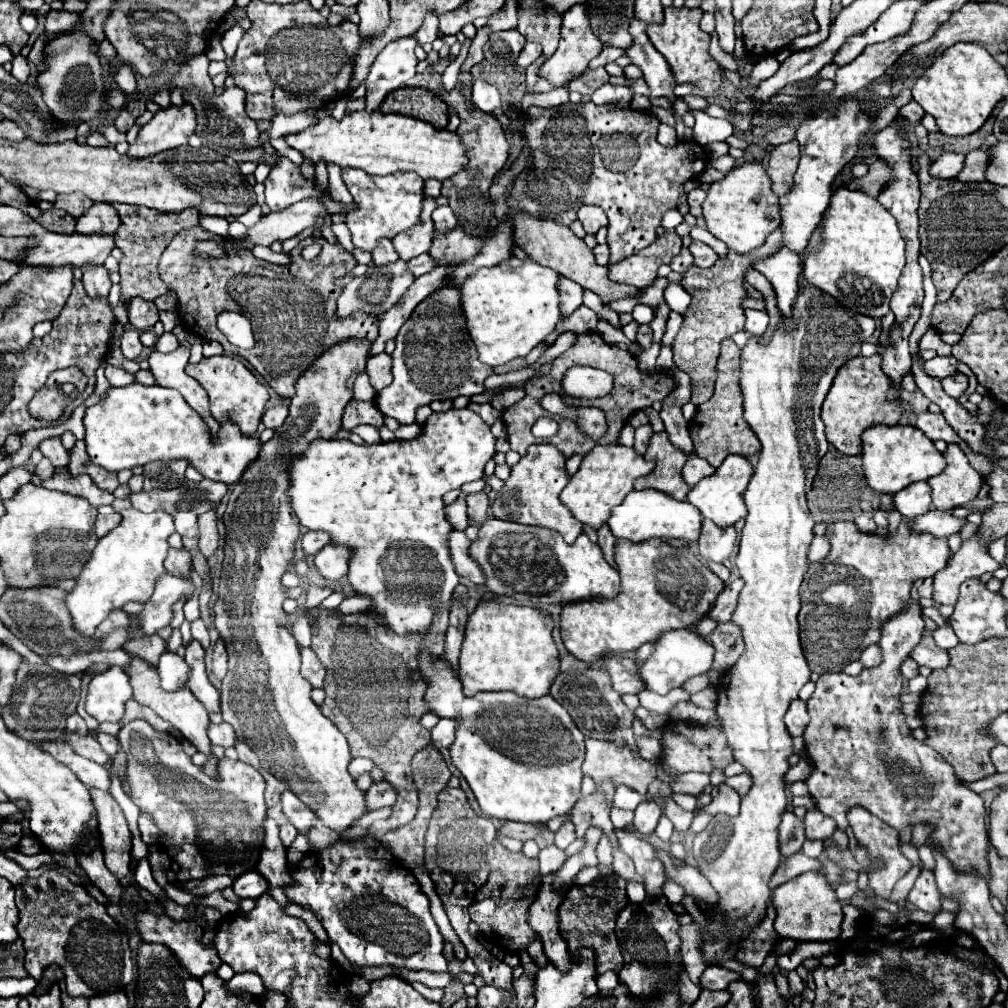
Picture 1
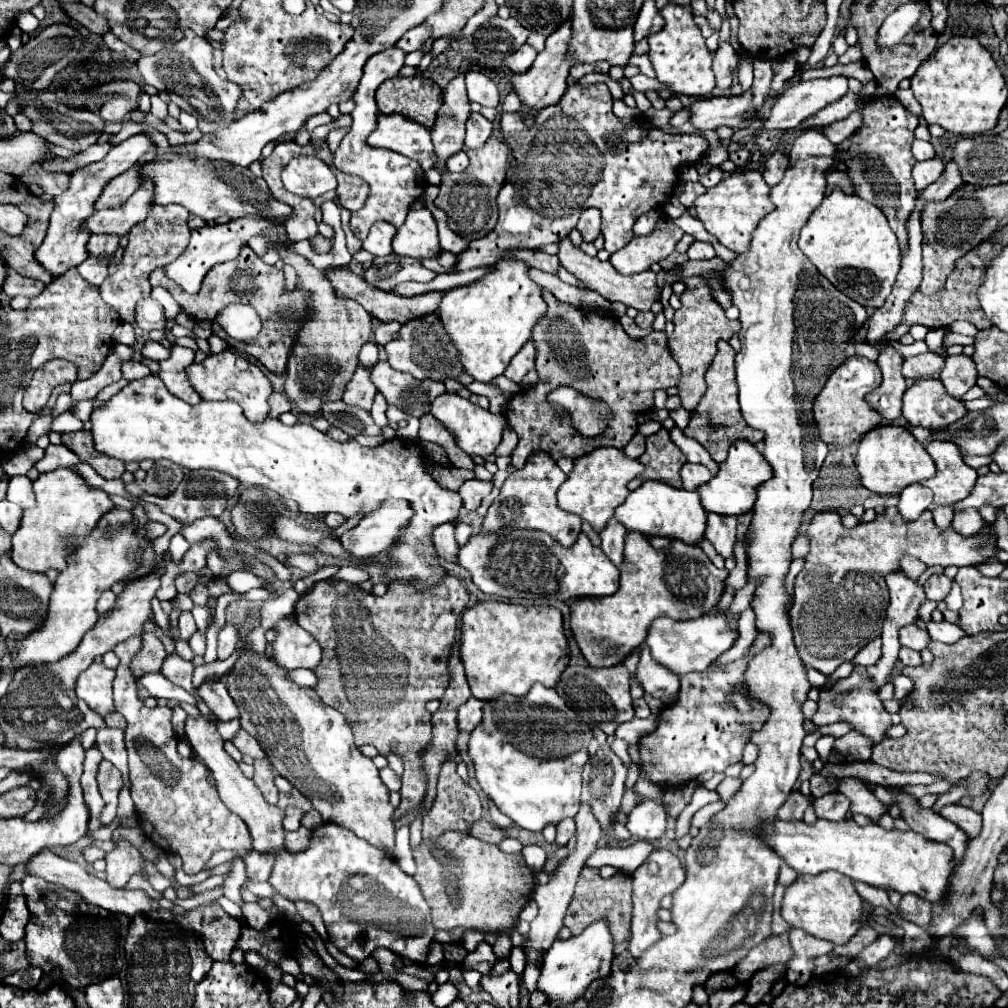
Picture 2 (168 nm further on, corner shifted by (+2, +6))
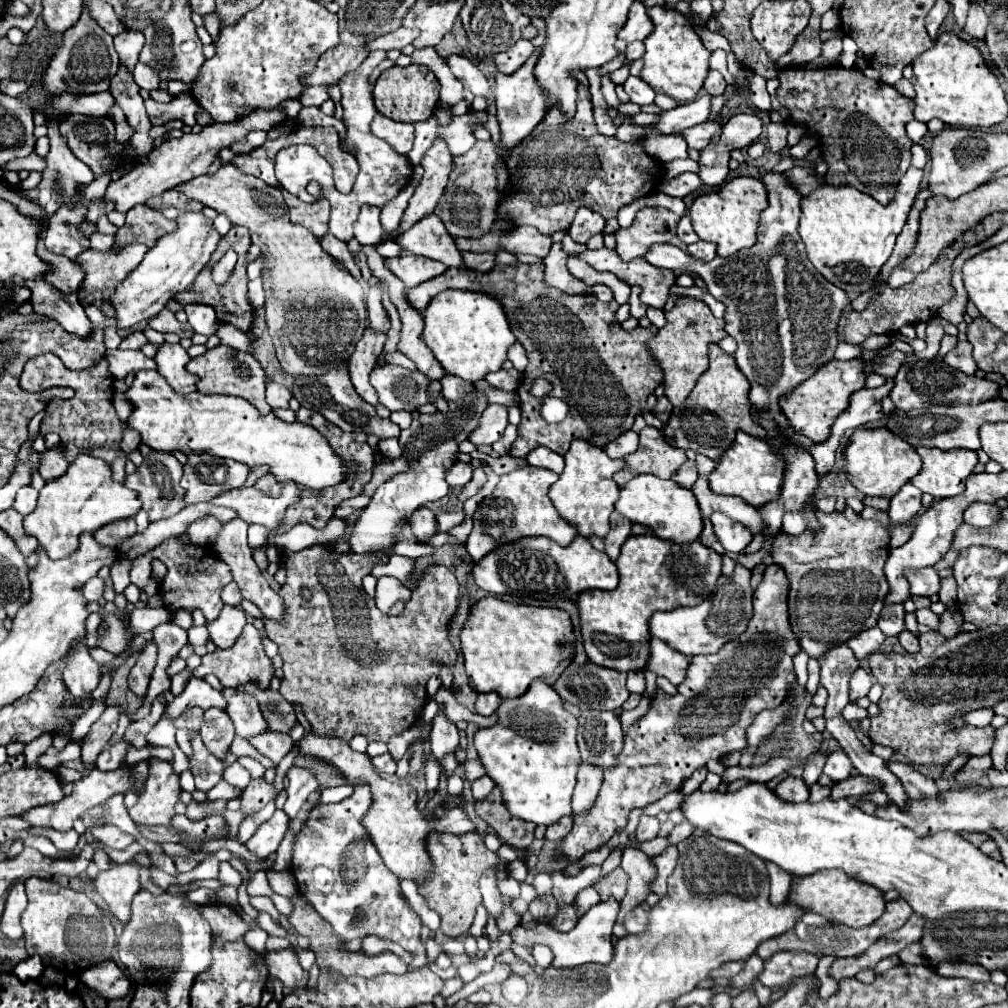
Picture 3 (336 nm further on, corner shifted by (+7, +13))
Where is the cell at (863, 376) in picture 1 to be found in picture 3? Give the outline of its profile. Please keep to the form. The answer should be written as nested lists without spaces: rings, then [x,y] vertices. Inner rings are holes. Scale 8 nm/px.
[[[861,359],[829,361],[823,367],[819,367],[813,377],[809,377],[793,391],[783,395],[779,407],[795,431],[809,437],[813,443],[823,443],[829,437],[831,425],[837,419],[837,415],[849,405],[851,393],[863,389],[863,385],[865,385],[865,373]]]

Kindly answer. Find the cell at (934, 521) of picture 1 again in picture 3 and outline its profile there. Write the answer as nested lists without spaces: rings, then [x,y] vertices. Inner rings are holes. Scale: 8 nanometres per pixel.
[[[973,503],[965,511],[965,523],[975,525],[975,527],[991,527],[997,521],[1001,521],[1001,507],[993,503]]]

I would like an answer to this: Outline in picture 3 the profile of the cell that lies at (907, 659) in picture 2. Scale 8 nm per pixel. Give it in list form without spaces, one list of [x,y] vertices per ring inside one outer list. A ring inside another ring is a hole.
[[[907,629],[898,636],[899,641],[901,641],[901,645],[904,649],[907,649],[909,653],[917,653],[919,651],[919,639],[917,639],[917,635],[913,635],[913,633],[909,633]]]

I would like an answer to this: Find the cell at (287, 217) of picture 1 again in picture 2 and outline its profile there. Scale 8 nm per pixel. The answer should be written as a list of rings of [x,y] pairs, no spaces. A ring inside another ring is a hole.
[[[292,214],[288,216],[274,216],[274,218],[262,218],[262,216],[246,216],[246,218],[236,218],[236,220],[230,220],[226,224],[216,224],[216,226],[204,226],[204,228],[198,228],[198,230],[192,230],[192,238],[190,238],[190,244],[188,248],[174,260],[166,266],[166,274],[178,284],[182,286],[188,294],[196,294],[200,290],[200,282],[202,278],[206,276],[206,272],[218,264],[218,262],[228,262],[228,260],[234,260],[242,246],[248,244],[250,238],[254,236],[264,236],[266,230],[274,228],[274,226],[282,226],[286,224],[286,220],[292,218]]]

